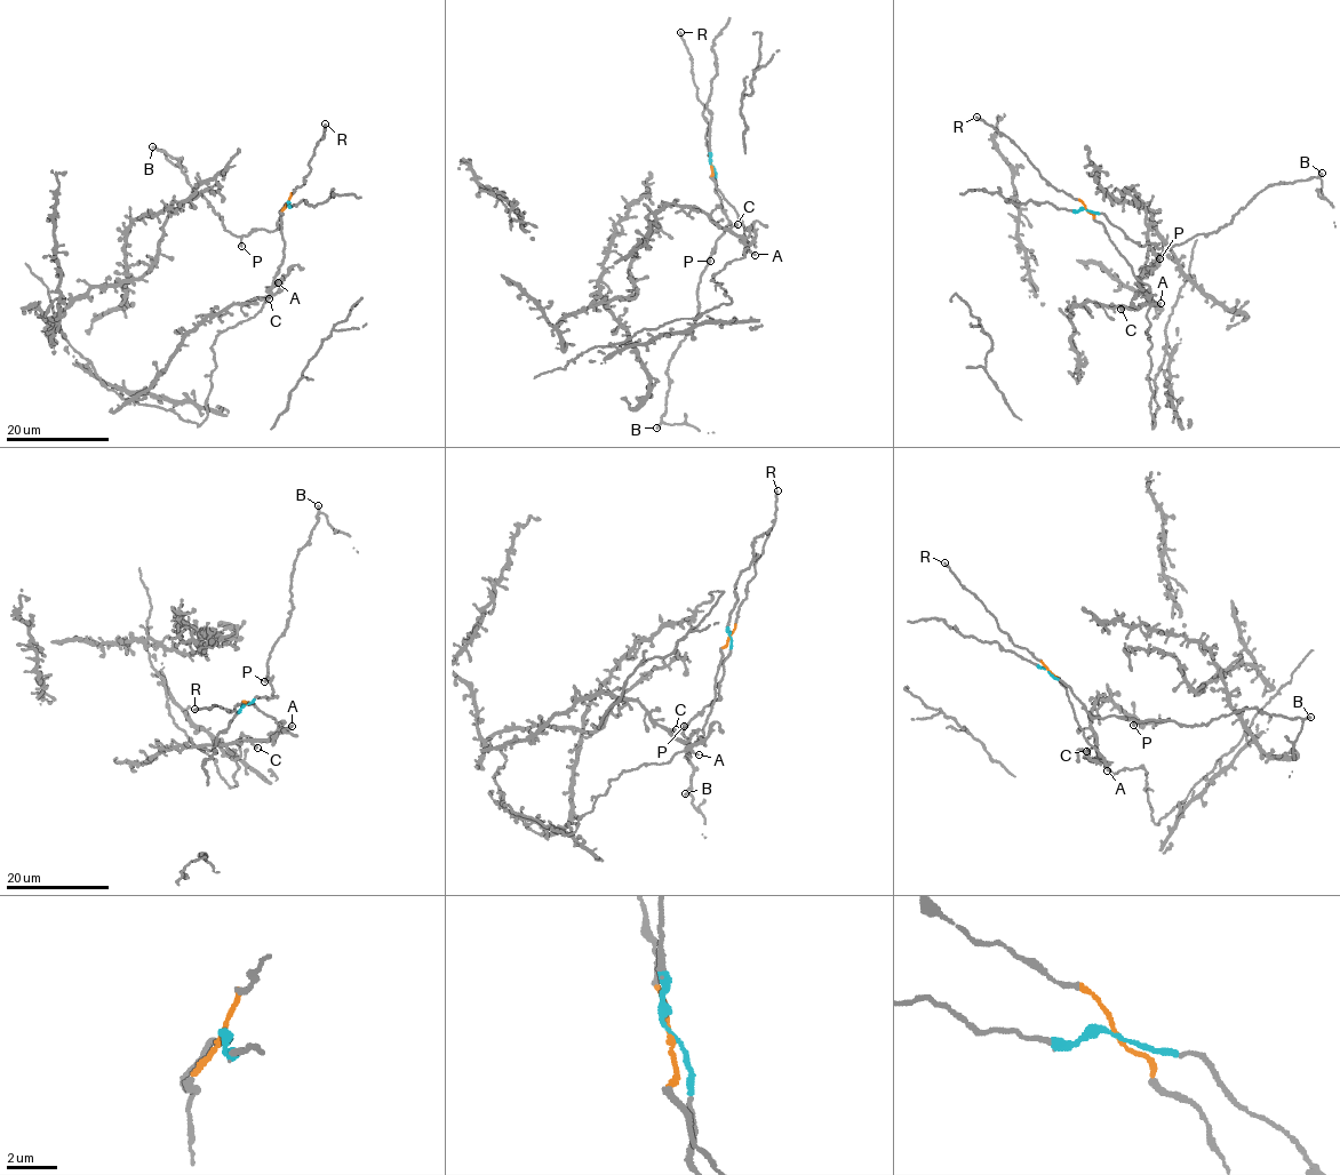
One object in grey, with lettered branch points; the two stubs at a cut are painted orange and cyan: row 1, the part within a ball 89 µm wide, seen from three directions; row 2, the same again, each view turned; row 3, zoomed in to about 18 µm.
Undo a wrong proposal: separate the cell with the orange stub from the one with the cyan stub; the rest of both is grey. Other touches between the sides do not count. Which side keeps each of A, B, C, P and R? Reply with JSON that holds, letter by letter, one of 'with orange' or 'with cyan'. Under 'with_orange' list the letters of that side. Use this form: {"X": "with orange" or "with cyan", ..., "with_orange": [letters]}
{"A": "with orange", "B": "with cyan", "C": "with orange", "P": "with cyan", "R": "with orange", "with_orange": ["A", "C", "R"]}

